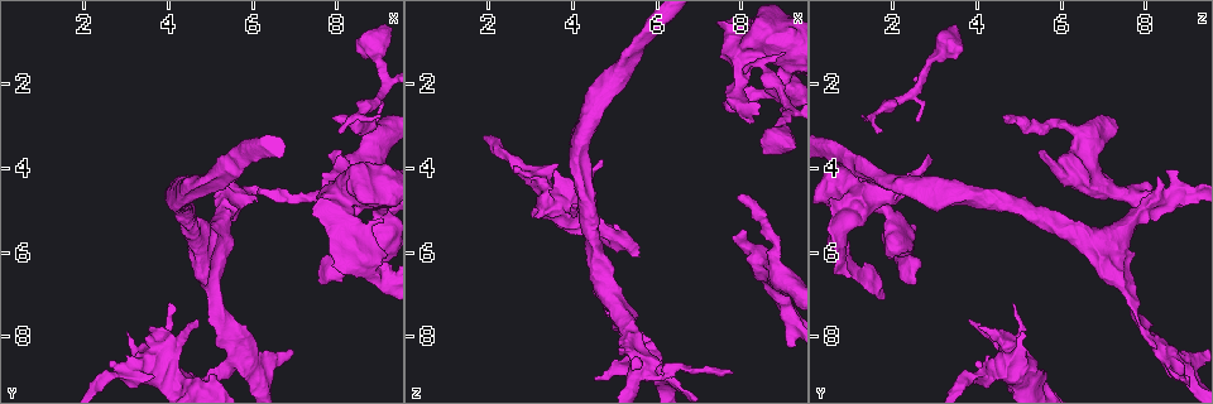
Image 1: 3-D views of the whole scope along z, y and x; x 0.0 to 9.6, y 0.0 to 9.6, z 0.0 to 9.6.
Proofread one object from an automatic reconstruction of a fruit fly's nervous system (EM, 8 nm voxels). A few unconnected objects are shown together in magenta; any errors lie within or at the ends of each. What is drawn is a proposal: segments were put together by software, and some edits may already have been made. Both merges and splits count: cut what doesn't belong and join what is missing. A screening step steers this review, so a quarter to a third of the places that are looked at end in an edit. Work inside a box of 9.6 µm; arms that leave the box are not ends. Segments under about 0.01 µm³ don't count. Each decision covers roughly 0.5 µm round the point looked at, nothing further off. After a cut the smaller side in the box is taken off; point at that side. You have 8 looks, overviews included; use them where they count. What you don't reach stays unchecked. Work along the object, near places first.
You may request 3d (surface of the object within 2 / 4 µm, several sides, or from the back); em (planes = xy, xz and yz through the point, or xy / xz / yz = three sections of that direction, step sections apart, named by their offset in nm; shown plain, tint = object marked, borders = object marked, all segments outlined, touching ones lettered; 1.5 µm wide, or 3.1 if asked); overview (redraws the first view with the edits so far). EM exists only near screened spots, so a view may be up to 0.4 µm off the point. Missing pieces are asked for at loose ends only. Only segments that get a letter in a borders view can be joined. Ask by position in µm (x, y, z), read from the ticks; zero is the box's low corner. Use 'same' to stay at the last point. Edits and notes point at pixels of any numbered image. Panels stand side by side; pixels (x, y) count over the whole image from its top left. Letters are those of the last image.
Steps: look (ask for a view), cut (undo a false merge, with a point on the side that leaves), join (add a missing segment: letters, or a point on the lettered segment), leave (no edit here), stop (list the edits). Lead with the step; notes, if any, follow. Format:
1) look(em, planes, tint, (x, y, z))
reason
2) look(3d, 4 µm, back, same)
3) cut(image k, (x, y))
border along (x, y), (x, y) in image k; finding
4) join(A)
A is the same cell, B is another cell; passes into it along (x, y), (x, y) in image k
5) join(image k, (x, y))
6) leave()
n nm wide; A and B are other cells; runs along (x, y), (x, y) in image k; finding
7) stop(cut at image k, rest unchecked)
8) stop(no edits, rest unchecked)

look(em, planes, borders, (4.00, 7.25, 4.85))
tapers out

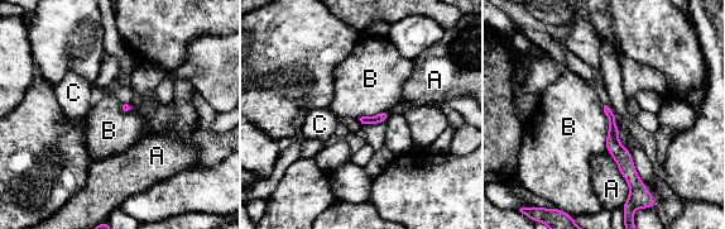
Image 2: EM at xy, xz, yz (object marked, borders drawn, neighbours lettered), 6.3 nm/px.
leave()
A, B and C are other cells; border along (603, 105), (608, 119), (606, 151) in image 2; none of them fits

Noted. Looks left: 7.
look(3d, 4 µm, (4.90, 5.95, 7.00))
looks like a crossing

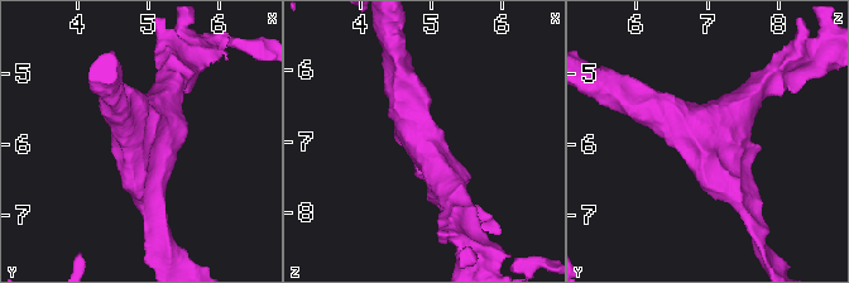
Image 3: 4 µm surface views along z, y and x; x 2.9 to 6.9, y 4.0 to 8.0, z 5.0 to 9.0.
look(em, planes, borders, (4.80, 5.95, 7.00))
need the tissue

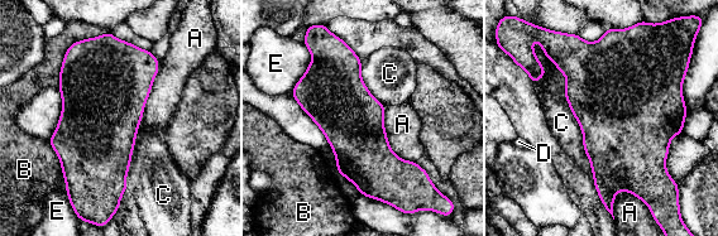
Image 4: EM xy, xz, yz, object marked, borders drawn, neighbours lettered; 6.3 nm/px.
leave()
A, B, C, D and E are other cells; border along (546, 57), (565, 77), (593, 182) in image 4; all the same neuron

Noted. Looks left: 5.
look(em, yz, step 4, borders, (8.05, 3.70, 2.80))
an open end

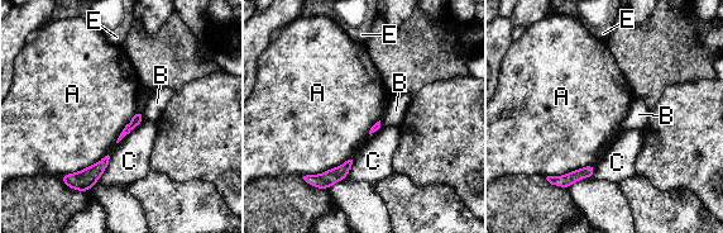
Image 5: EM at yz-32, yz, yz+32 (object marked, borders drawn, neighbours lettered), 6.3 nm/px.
look(em, planes, borders, same)
another direction

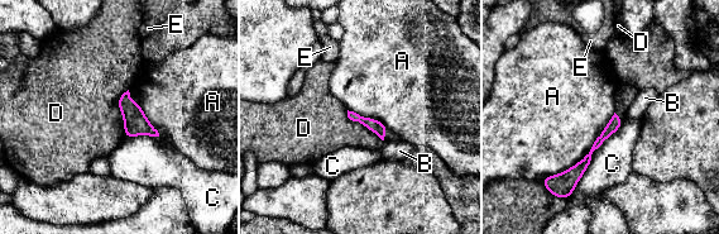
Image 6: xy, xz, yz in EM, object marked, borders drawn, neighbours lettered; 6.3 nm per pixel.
leave()
A, B, C, D and E are other cells; border along (614, 111), (592, 148), (564, 171) in image 6; no lettered segment goes on from it

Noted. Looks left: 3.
stop(no edits, rest unchecked)

